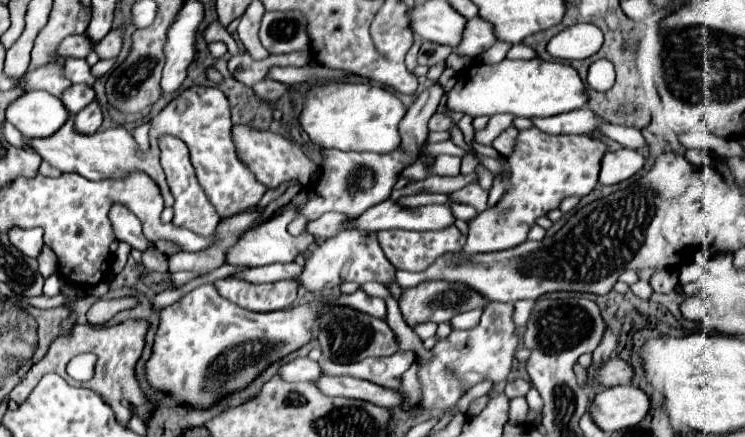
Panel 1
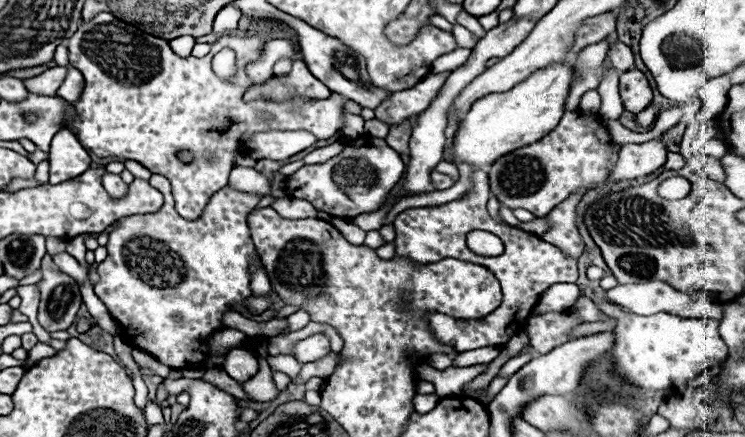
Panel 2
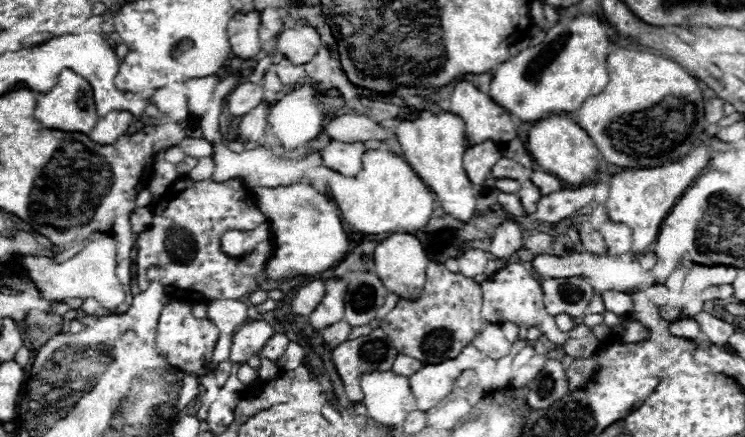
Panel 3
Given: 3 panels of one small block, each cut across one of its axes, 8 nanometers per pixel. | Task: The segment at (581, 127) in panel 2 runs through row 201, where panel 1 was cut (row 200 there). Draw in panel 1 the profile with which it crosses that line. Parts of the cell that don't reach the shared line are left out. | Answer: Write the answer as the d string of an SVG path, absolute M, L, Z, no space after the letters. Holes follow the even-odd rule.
M536 126L518 132L514 150L508 156L510 186L496 206L486 208L468 222L468 242L462 252L494 252L522 244L532 228L530 222L536 222L550 210L556 210L564 198L582 198L596 188L602 158L606 152L608 146L604 144L604 140L592 134L552 136L538 130Z

